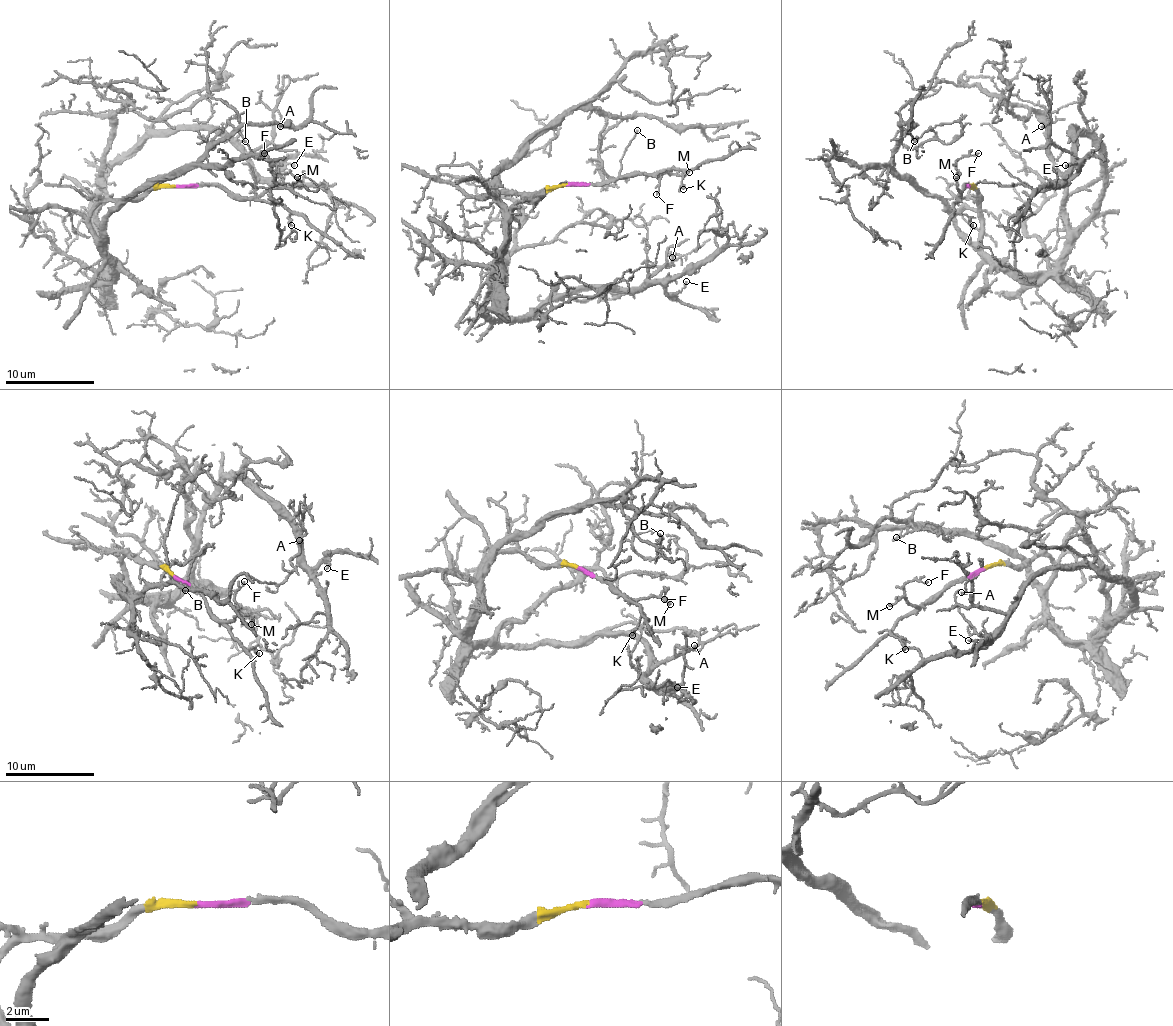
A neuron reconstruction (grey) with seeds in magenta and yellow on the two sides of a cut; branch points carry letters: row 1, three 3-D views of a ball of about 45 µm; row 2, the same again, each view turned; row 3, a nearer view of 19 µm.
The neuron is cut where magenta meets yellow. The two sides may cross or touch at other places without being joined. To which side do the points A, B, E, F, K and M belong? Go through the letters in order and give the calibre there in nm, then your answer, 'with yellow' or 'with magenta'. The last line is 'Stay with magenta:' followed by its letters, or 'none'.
A: 120 nm | with yellow
B: 90 nm | with yellow
E: 140 nm | with yellow
F: 120 nm | with magenta
K: 160 nm | with magenta
M: 90 nm | with magenta
Stay with magenta: F, K, M

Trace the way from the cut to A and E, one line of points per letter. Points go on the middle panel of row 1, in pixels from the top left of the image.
A: (567, 185), (484, 194), (507, 238), (493, 318), (524, 318), (580, 287), (640, 287), (671, 256)
E: (567, 185), (484, 194), (507, 238), (493, 318), (524, 318), (573, 290), (653, 283), (676, 294), (687, 281)

